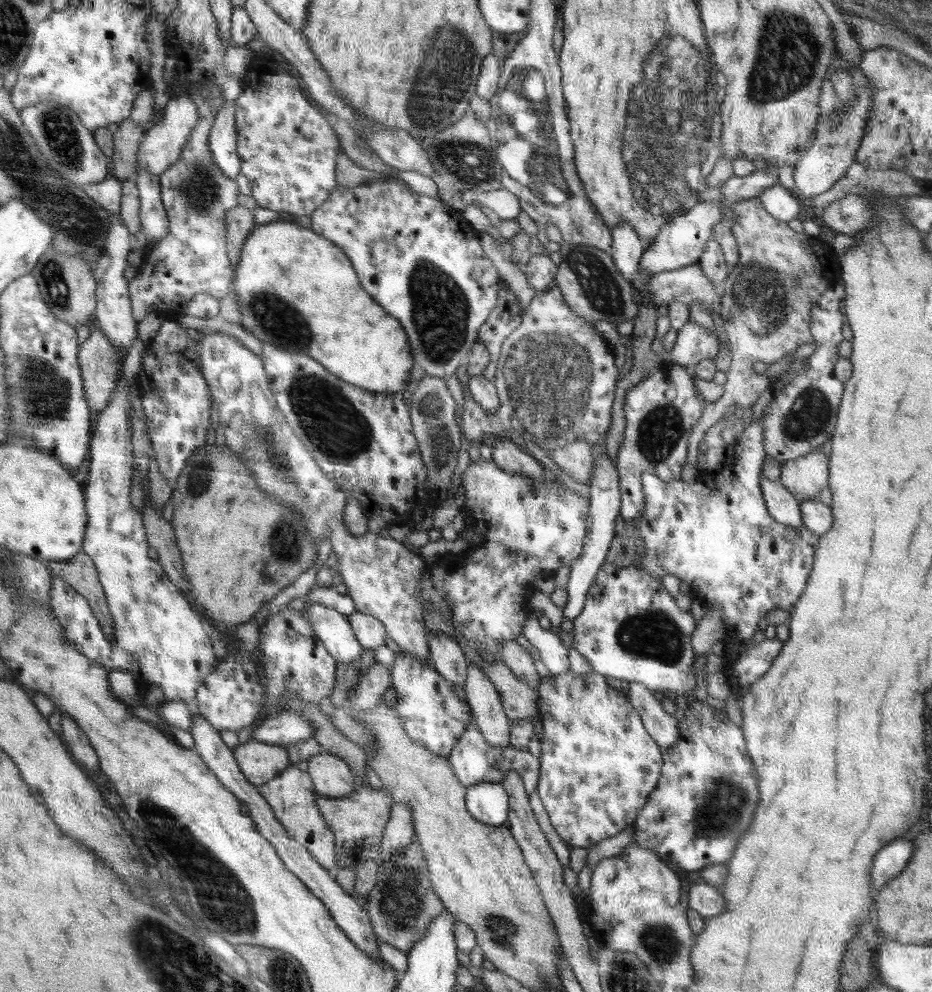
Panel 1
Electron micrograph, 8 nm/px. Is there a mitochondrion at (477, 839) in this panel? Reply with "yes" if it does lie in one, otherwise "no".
no

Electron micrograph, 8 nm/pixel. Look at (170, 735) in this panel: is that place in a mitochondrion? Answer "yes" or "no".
no

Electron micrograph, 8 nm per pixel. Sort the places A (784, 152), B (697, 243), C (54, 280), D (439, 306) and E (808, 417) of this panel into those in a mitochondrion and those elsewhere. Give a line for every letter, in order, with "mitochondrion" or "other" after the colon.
A: other
B: other
C: mitochondrion
D: mitochondrion
E: mitochondrion

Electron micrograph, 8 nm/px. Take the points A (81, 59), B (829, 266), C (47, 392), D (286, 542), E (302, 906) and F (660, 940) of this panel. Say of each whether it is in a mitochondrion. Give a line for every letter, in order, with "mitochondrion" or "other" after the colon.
A: other
B: other
C: mitochondrion
D: mitochondrion
E: other
F: mitochondrion

